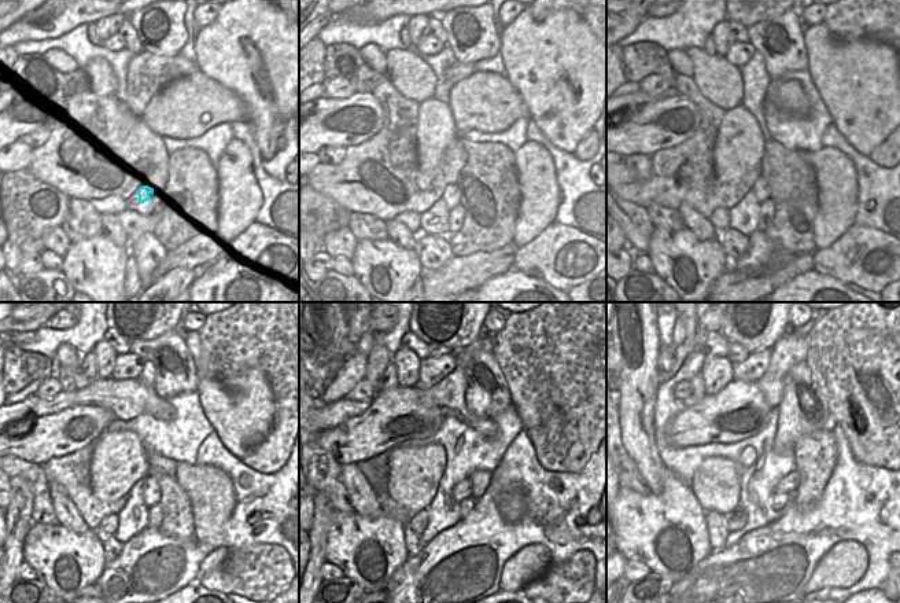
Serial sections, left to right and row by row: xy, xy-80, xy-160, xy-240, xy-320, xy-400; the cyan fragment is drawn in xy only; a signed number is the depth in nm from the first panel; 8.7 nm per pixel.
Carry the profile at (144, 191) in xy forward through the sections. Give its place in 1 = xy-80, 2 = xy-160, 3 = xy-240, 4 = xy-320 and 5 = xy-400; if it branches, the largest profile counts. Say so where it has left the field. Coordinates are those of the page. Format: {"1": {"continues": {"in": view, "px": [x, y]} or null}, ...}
{"1": {"continues": {"in": "xy-80", "px": [452, 194]}}, "2": {"continues": {"in": "xy-160", "px": [762, 190]}}, "3": {"continues": {"in": "xy-240", "px": [151, 493]}}, "4": {"continues": {"in": "xy-320", "px": [463, 491]}}, "5": {"continues": {"in": "xy-400", "px": [789, 484]}}}

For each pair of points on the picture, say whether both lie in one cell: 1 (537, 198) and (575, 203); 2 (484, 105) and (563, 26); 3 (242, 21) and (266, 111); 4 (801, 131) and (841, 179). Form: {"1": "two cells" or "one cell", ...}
{"1": "two cells", "2": "two cells", "3": "one cell", "4": "two cells"}

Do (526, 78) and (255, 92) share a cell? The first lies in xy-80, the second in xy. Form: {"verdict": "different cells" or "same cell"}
{"verdict": "same cell"}

